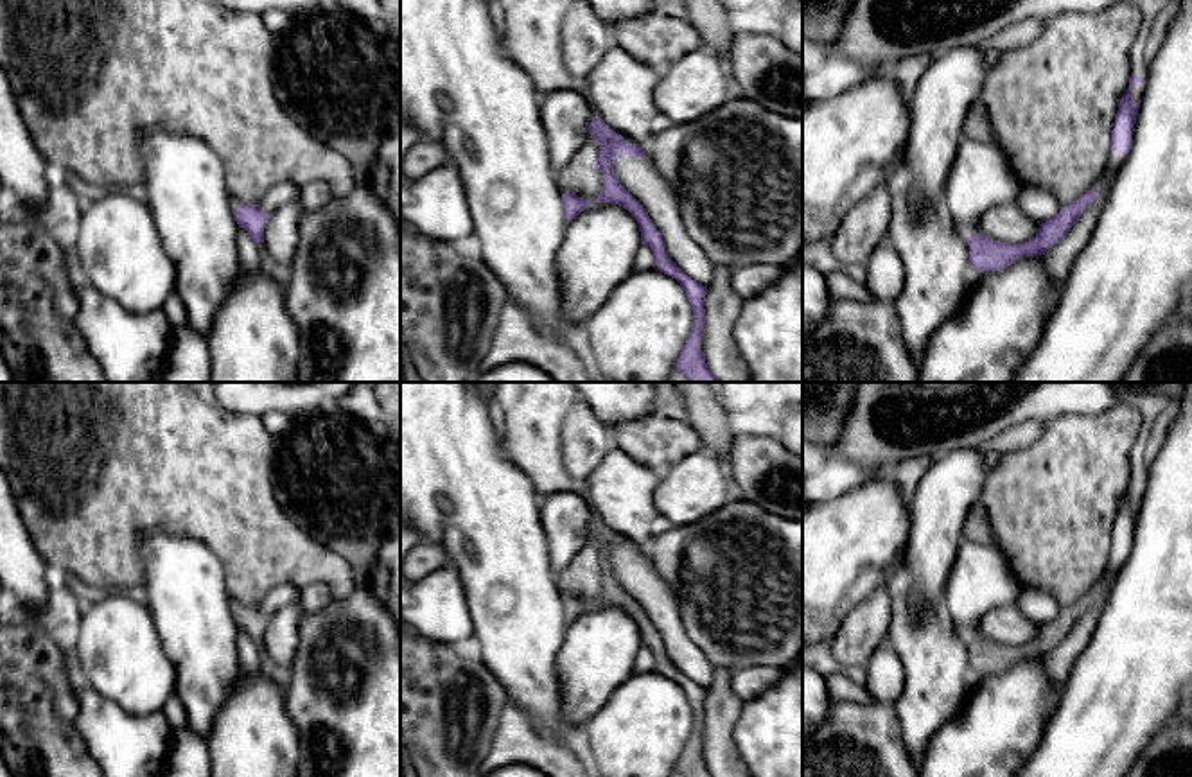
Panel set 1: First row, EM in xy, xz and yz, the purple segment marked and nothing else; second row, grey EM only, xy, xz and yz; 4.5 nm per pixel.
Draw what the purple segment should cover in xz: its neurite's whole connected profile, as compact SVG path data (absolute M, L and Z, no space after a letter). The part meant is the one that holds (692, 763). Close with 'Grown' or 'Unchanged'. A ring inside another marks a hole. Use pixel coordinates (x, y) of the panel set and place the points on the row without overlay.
M598 517L592 520L589 528L589 535L600 546L600 560L596 569L603 574L603 592L598 598L596 605L612 605L619 607L632 615L632 619L639 626L643 646L637 651L634 671L635 673L652 673L655 668L661 675L675 680L682 691L693 711L693 730L691 736L677 761L677 772L682 777L714 777L707 764L706 757L700 750L702 745L702 730L706 725L706 696L707 687L698 685L691 678L688 678L668 657L666 646L662 642L661 633L652 624L648 614L643 607L621 587L618 578L614 576L614 563L623 556L646 560L643 549L635 549L628 546L621 537L612 533Z. Grown

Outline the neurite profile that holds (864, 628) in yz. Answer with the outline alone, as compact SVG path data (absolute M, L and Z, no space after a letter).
M890 585L874 589L844 617L831 641L831 653L844 668L863 668L887 641L890 623Z

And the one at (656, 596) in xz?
M621 558L614 563L621 587L643 607L662 637L671 662L693 682L709 687L716 666L688 637L680 619L680 601L670 583L657 574L650 562Z

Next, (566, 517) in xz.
M549 493L540 499L540 524L548 538L548 560L555 574L564 572L589 542L596 515L583 493Z

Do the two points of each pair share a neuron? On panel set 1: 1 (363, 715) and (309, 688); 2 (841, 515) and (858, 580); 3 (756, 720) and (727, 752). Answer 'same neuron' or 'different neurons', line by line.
1: same neuron
2: same neuron
3: different neurons

